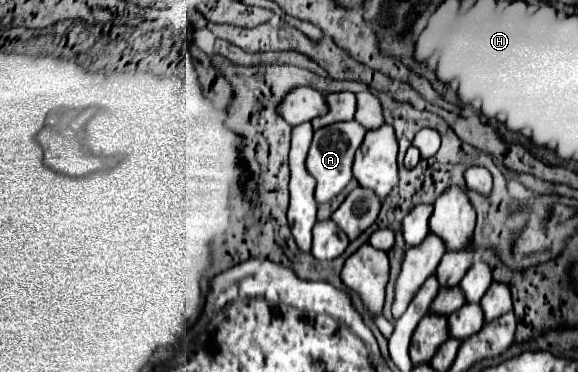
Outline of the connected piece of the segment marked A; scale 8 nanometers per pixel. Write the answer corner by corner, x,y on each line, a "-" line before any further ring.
349,120
349,122
337,122
331,126
325,126
313,134
313,144
311,144
311,150
307,156
307,170
317,180
315,200
319,204
335,198
353,178
353,174
351,174
353,154
361,146
365,132
367,130
361,124
357,124
355,120

